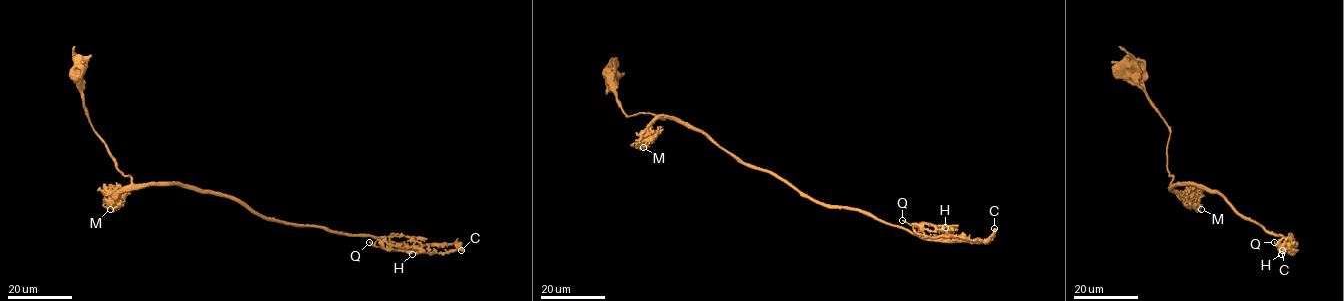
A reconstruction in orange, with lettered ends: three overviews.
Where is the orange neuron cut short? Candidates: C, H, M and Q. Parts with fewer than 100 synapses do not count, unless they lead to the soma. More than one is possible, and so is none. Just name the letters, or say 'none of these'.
none of these

